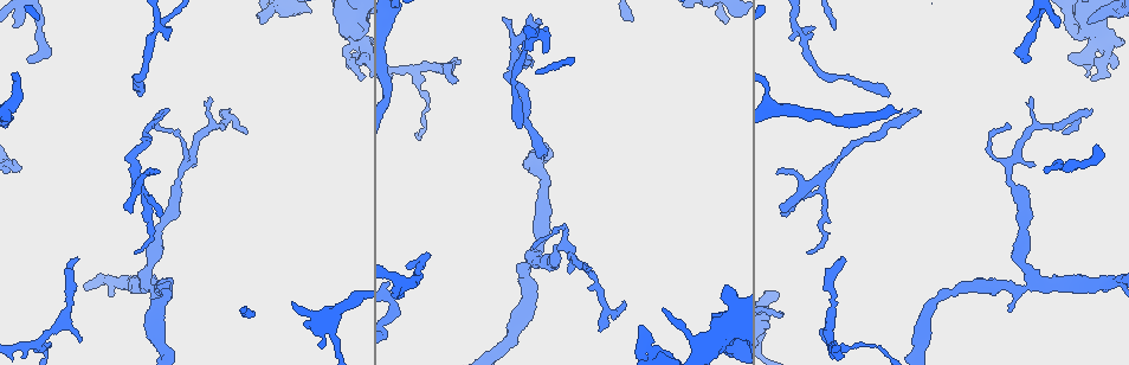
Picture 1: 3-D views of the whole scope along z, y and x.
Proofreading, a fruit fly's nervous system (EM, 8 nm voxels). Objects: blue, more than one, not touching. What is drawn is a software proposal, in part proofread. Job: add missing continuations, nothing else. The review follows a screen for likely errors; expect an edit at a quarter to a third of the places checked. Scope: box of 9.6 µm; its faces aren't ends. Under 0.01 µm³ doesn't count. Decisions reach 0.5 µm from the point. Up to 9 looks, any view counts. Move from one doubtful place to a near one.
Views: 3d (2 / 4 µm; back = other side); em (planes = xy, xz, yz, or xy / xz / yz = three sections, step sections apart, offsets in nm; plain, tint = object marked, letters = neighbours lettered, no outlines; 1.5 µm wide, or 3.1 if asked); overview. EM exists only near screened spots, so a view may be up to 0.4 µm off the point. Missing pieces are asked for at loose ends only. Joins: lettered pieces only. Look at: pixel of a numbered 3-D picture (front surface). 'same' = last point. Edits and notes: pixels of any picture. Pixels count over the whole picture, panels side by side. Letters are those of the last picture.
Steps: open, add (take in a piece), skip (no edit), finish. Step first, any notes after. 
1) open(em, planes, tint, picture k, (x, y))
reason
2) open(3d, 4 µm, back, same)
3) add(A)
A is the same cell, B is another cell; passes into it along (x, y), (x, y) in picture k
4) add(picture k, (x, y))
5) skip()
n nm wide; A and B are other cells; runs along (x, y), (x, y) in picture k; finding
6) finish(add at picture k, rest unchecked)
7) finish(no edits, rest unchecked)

open(3d, 2 µm, picture 1, (243, 132))
free end

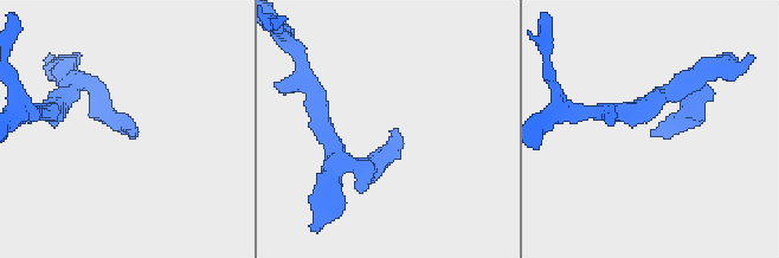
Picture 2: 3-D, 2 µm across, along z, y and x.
open(em, xz, step 8, letters, picture 2, (652, 135))

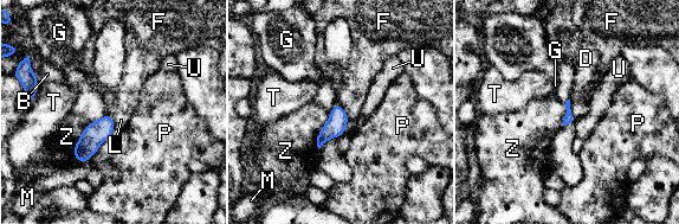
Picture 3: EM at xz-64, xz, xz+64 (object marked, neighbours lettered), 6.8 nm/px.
open(em, planes, letters, same)

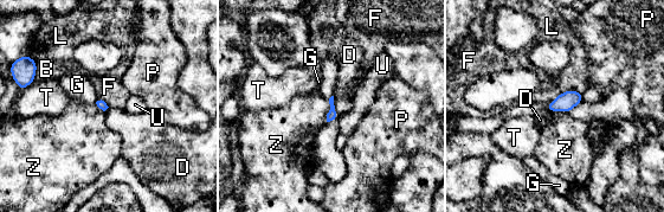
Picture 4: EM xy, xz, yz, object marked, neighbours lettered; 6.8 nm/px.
skip()
Z touches over 150 nm; B, D, F, G, L, P, T, U and Z are other cells; border along (329, 100), (326, 121) in picture 4; none of them fits

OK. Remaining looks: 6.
open(em, xz, step 4, tint, picture 1, (155, 126))
branch stops here

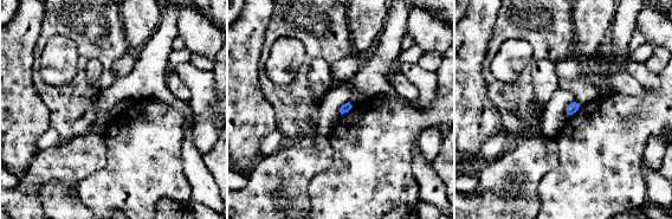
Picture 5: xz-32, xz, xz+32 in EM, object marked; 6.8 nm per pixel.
open(em, planes, letters, same)

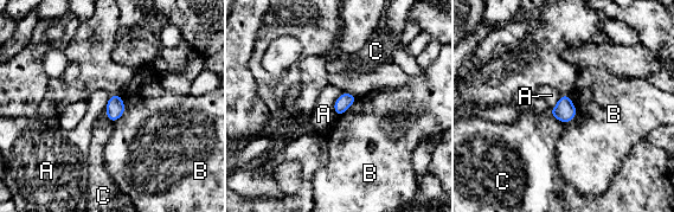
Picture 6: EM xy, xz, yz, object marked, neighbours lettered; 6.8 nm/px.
skip()
100 nm wide; A, B and C are other cells; border along (344, 91), (334, 102), (336, 116) in picture 6; no lettered piece goes on from it

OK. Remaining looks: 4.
open(em, yz, step 8, tint, picture 1, (782, 209))
tapers out

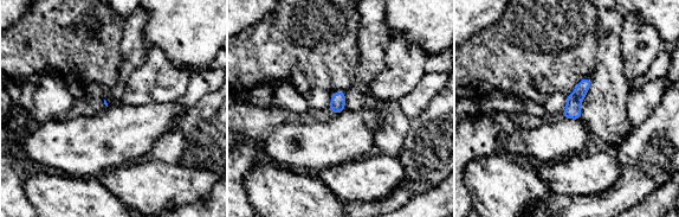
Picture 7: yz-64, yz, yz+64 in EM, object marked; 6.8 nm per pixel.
open(em, yz, step 8, letters, same)

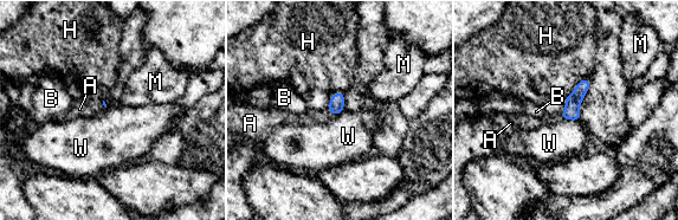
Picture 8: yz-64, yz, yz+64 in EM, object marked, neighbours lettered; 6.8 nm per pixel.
add(picture 8, (311, 116))
A is the same cell, B, H, M and W are other cells; the cell continues

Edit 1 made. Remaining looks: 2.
open(overview)
see it whole again

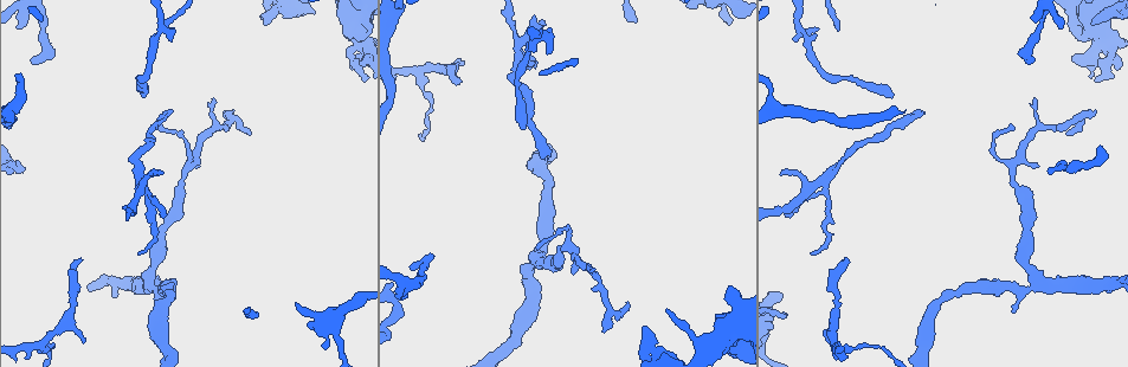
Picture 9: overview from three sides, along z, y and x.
open(em, planes, letters, picture 9, (84, 341))
branch stops here

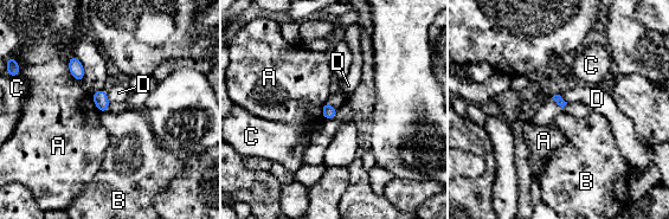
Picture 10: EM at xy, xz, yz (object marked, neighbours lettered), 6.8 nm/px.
skip()
A, B, C and D are other cells; border along (107, 110), (101, 113) in picture 10; none of them fits

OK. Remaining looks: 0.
finish(add at picture 8, rest unchecked)

